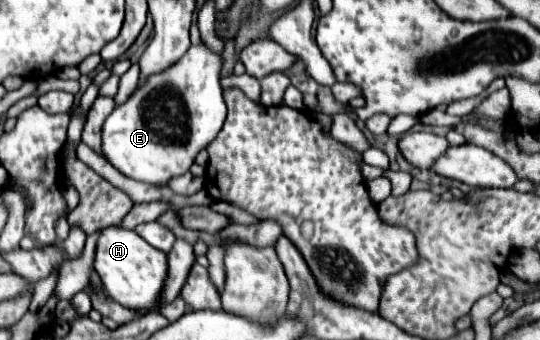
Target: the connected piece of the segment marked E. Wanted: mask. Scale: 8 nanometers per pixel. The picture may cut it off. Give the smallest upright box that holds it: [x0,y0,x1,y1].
[102,45,226,185]

